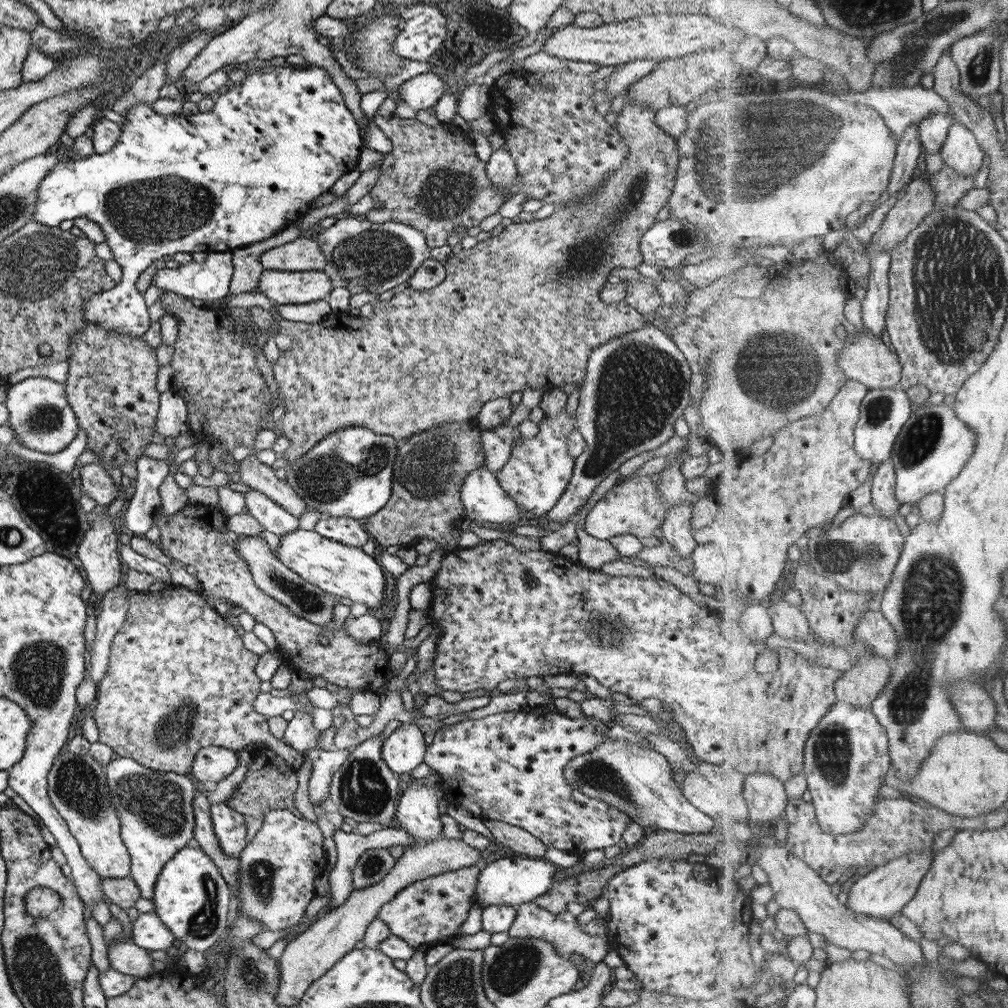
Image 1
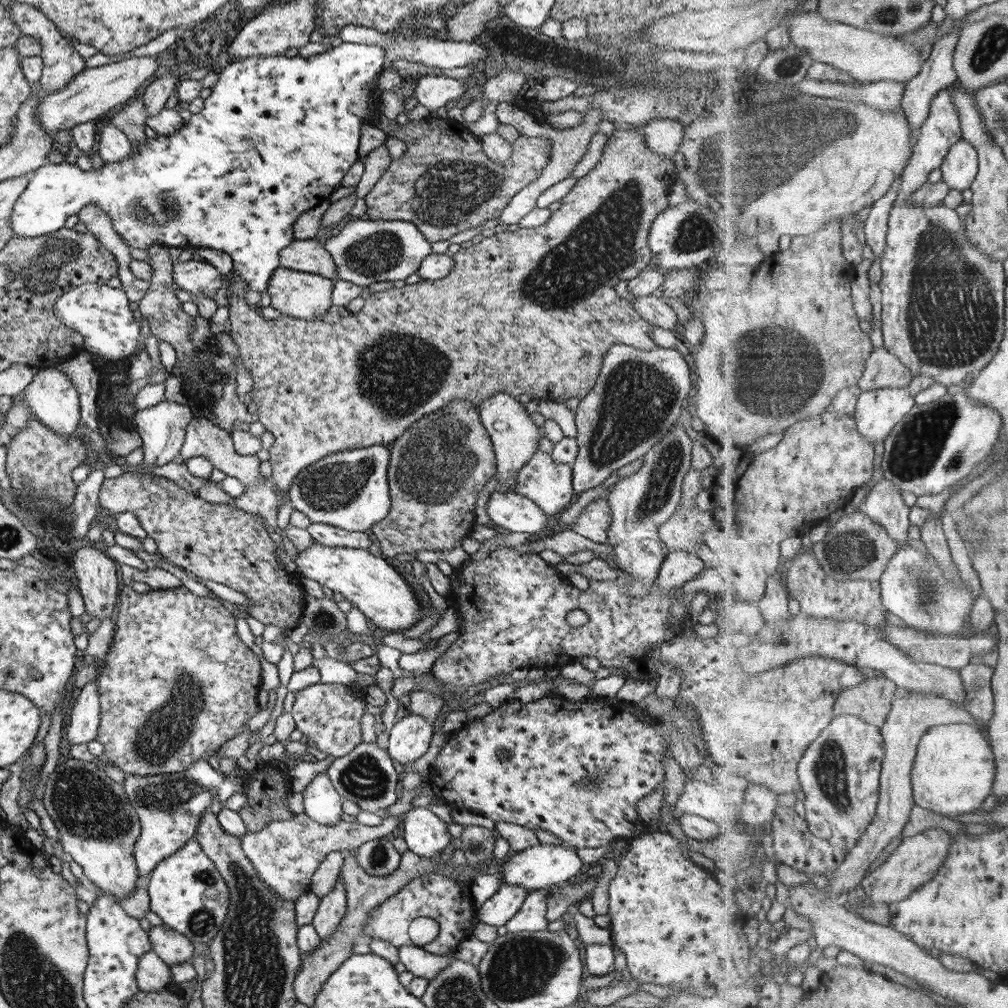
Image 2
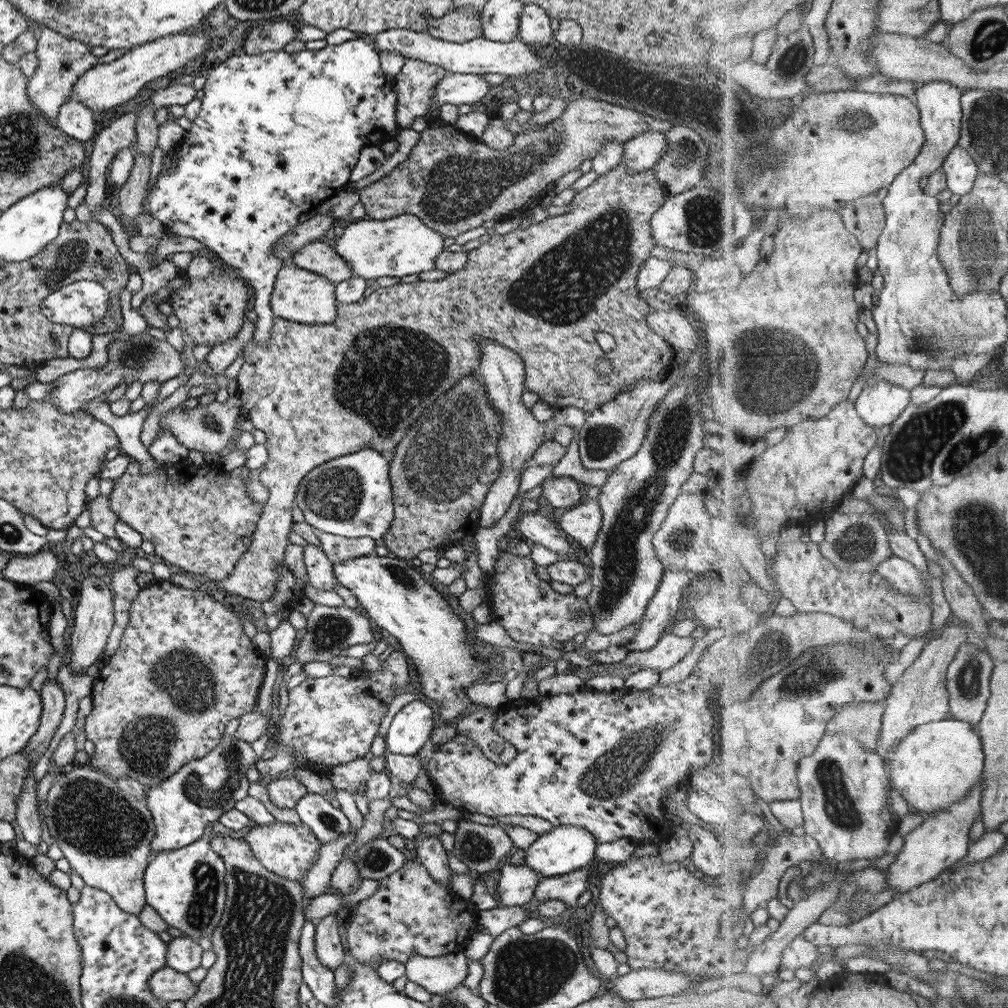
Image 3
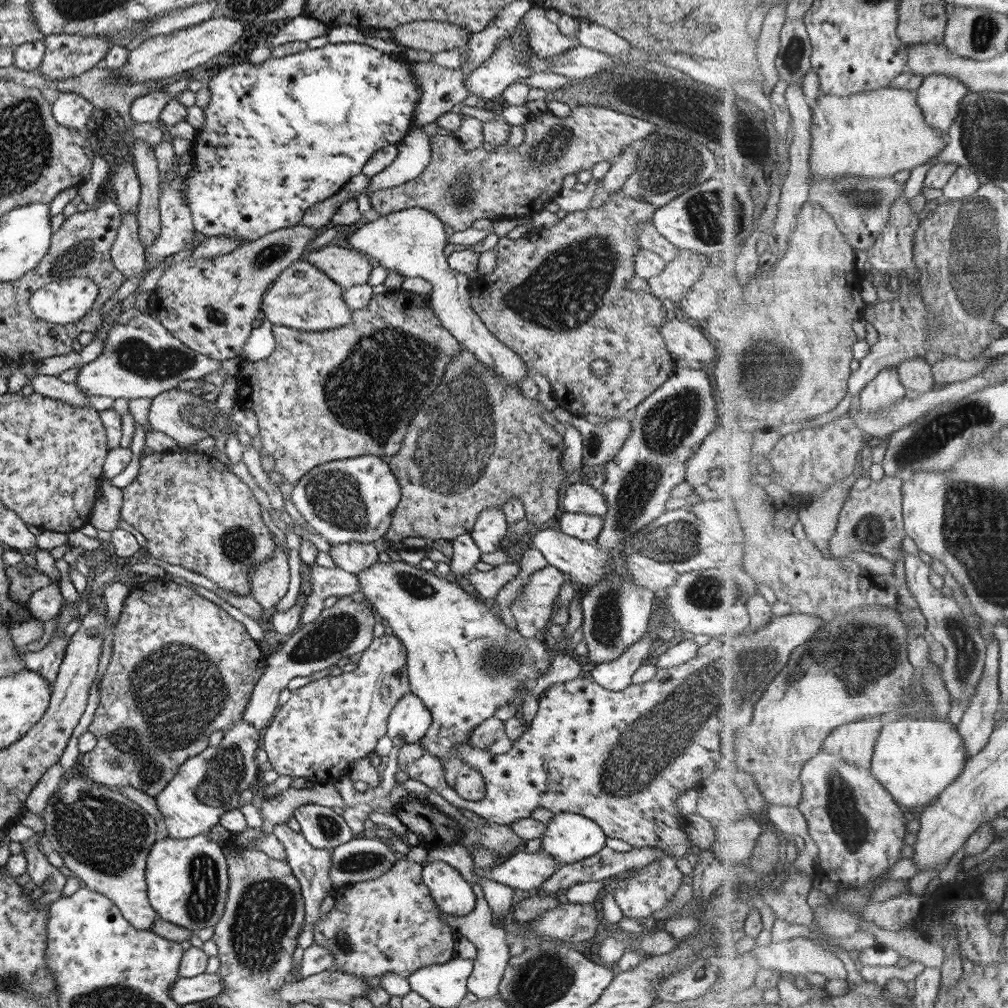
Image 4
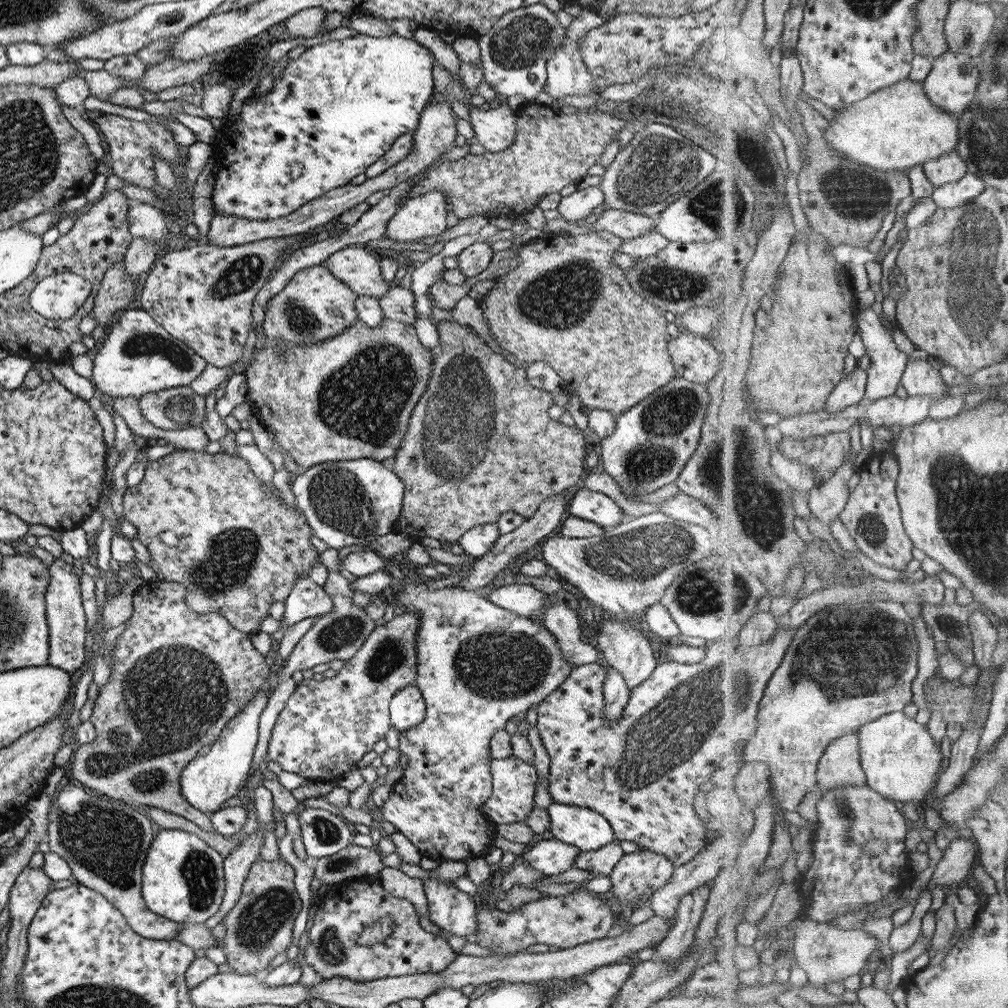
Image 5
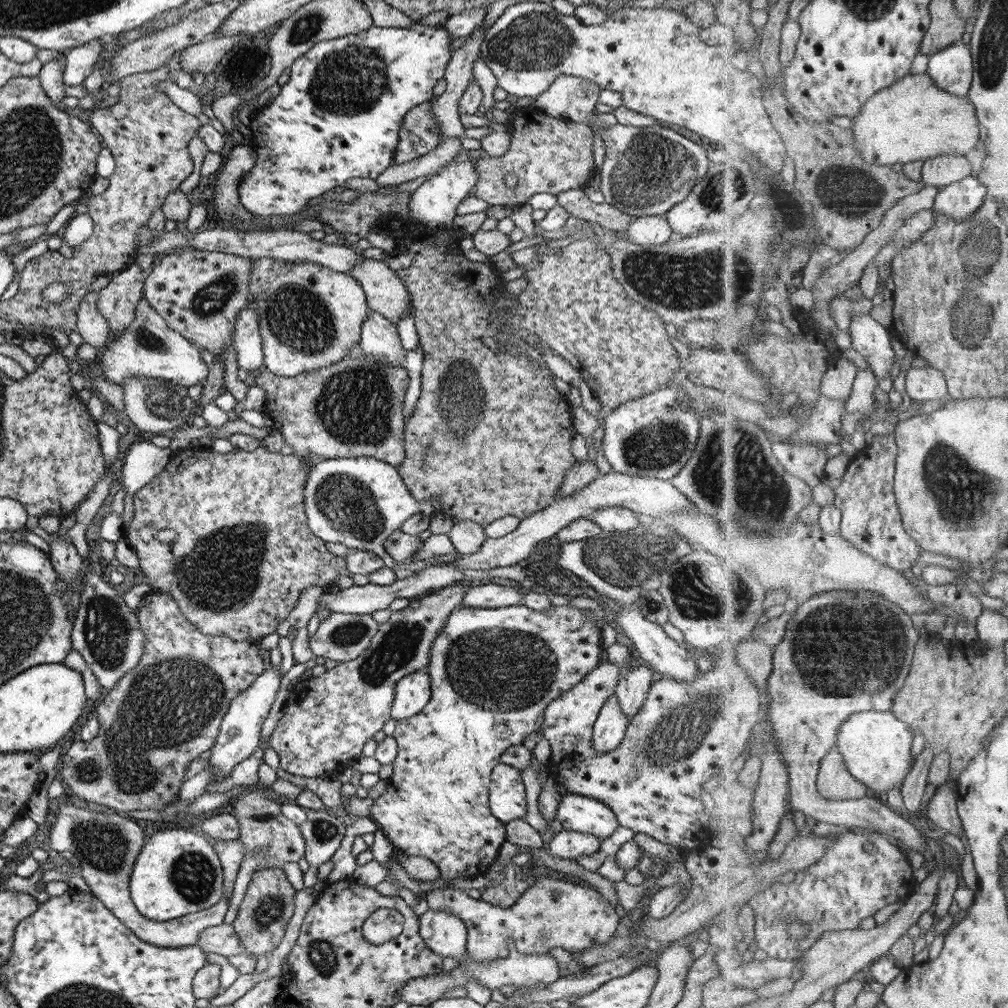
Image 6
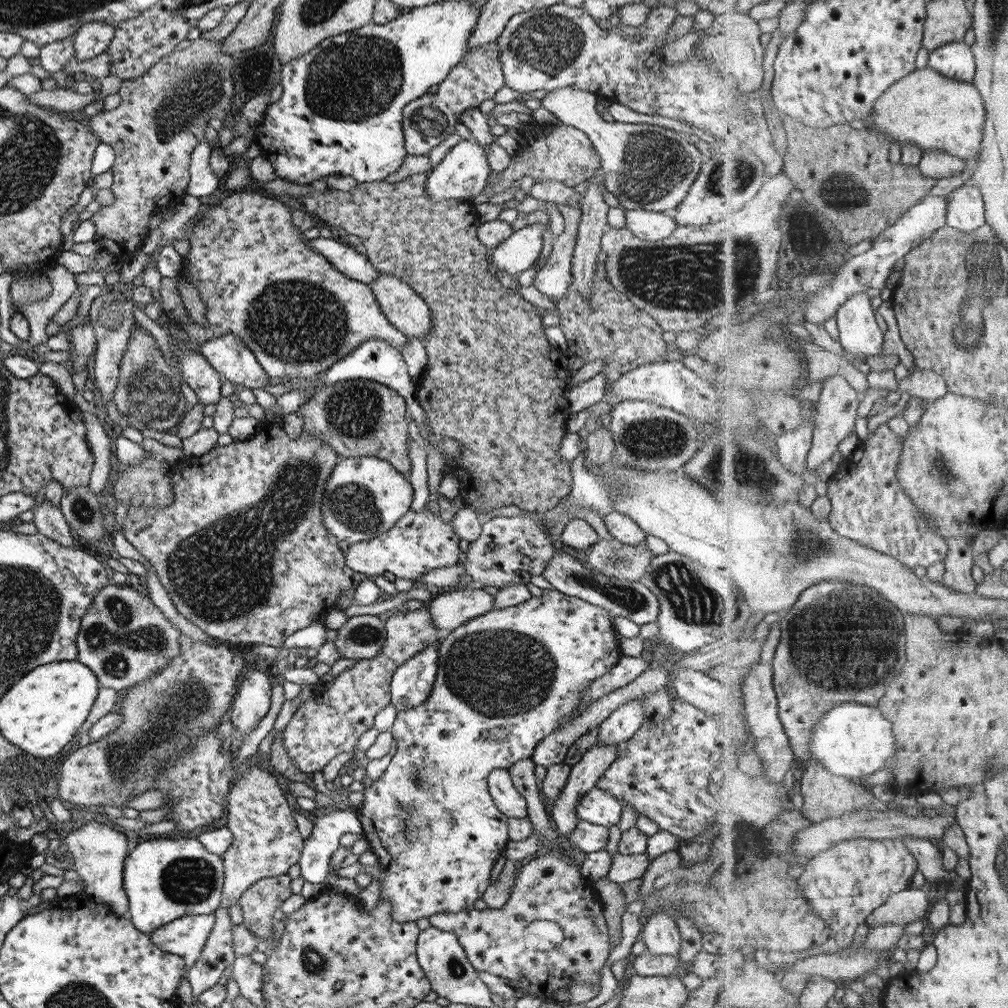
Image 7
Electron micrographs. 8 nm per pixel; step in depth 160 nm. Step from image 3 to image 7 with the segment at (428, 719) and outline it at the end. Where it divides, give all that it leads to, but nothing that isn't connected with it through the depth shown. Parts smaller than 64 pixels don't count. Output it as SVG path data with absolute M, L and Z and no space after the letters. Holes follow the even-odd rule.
M436 640L395 669L389 694L397 711L415 708L429 697L438 669L437 645Z

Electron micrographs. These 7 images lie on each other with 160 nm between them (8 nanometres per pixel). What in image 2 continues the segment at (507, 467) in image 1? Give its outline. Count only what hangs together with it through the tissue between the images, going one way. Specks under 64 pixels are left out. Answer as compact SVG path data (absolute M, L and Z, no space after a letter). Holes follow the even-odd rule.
M537 446L528 461L517 469L512 490L515 494L521 494L532 500L543 513L555 514L559 510L564 510L574 499L570 467L570 465L553 462L551 455L542 452Z

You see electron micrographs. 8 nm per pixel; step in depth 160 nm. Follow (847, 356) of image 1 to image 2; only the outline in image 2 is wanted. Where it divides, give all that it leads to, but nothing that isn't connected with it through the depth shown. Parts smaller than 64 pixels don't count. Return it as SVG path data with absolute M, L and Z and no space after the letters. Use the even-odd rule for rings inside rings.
M884 346L874 348L866 360L865 370L858 382L863 391L879 388L906 388L913 380L911 369Z

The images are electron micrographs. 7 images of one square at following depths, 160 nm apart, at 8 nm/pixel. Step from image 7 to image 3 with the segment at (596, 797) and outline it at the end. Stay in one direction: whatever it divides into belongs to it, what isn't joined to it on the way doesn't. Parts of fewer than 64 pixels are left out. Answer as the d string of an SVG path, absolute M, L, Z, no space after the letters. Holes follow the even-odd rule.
M553 826L549 832L538 836L538 838L524 849L523 862L531 870L534 870L542 878L550 876L561 876L573 872L587 864L594 858L595 839L589 835L587 830L578 826Z

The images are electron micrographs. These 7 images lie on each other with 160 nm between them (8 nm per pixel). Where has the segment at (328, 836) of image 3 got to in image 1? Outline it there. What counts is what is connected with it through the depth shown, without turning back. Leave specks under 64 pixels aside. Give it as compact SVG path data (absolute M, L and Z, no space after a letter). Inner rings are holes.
M354 747L347 749L330 748L328 751L322 749L308 748L306 752L301 752L304 758L309 758L312 764L312 773L308 781L308 797L313 806L320 806L323 801L328 798L328 786L331 782L333 773L345 762L347 756Z

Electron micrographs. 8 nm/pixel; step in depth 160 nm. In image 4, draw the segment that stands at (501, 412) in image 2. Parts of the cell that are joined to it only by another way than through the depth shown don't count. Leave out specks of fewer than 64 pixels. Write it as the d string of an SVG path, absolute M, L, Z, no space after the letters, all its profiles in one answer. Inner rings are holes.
M407 208L397 212L391 212L387 215L381 215L373 221L367 221L365 224L358 223L357 229L348 238L349 246L354 251L362 253L367 259L373 258L379 266L382 266L387 272L395 272L401 276L418 276L427 280L432 286L430 290L430 307L435 311L439 322L443 328L446 328L458 343L469 351L471 355L477 358L485 368L496 372L497 376L508 386L512 384L519 385L521 380L527 376L526 364L505 344L497 340L488 330L487 327L477 318L477 315L471 310L469 304L469 284L471 280L460 272L449 268L446 263L446 257L443 255L445 246L444 224L435 215L423 208ZM487 507L478 512L469 533L480 554L492 553L499 550L499 544L507 532L506 527L505 515L500 507Z

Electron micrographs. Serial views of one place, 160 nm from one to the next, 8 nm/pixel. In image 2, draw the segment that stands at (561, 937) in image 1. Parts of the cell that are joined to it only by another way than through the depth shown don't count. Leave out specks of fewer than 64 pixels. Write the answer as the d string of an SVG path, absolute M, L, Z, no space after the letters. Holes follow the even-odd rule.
M547 889L528 891L519 910L504 924L509 932L537 932L545 931Z

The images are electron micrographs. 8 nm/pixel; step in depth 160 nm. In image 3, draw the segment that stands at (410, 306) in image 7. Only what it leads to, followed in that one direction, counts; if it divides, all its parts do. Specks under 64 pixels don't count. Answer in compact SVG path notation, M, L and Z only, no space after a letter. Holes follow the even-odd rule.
M320 241L308 242L292 252L290 262L297 268L314 272L332 283L351 277L347 263L329 245Z

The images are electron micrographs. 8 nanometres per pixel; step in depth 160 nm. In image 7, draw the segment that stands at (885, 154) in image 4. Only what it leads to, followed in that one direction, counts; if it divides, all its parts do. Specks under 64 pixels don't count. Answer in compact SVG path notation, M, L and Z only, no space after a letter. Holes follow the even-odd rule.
M917 69L890 87L865 120L872 129L899 144L915 143L924 150L939 148L964 161L977 160L986 131L987 106L974 83L947 78L935 69Z

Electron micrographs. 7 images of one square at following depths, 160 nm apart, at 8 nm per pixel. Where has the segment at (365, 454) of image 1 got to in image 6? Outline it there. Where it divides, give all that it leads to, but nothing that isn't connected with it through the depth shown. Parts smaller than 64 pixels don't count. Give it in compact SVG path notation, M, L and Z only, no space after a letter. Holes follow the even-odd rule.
M360 456L352 459L322 459L317 460L308 470L303 487L303 504L306 523L309 530L323 543L341 544L347 550L368 551L377 554L379 559L385 558L383 541L411 514L422 513L424 518L430 518L438 510L436 500L415 500L401 480L396 467L371 457Z

